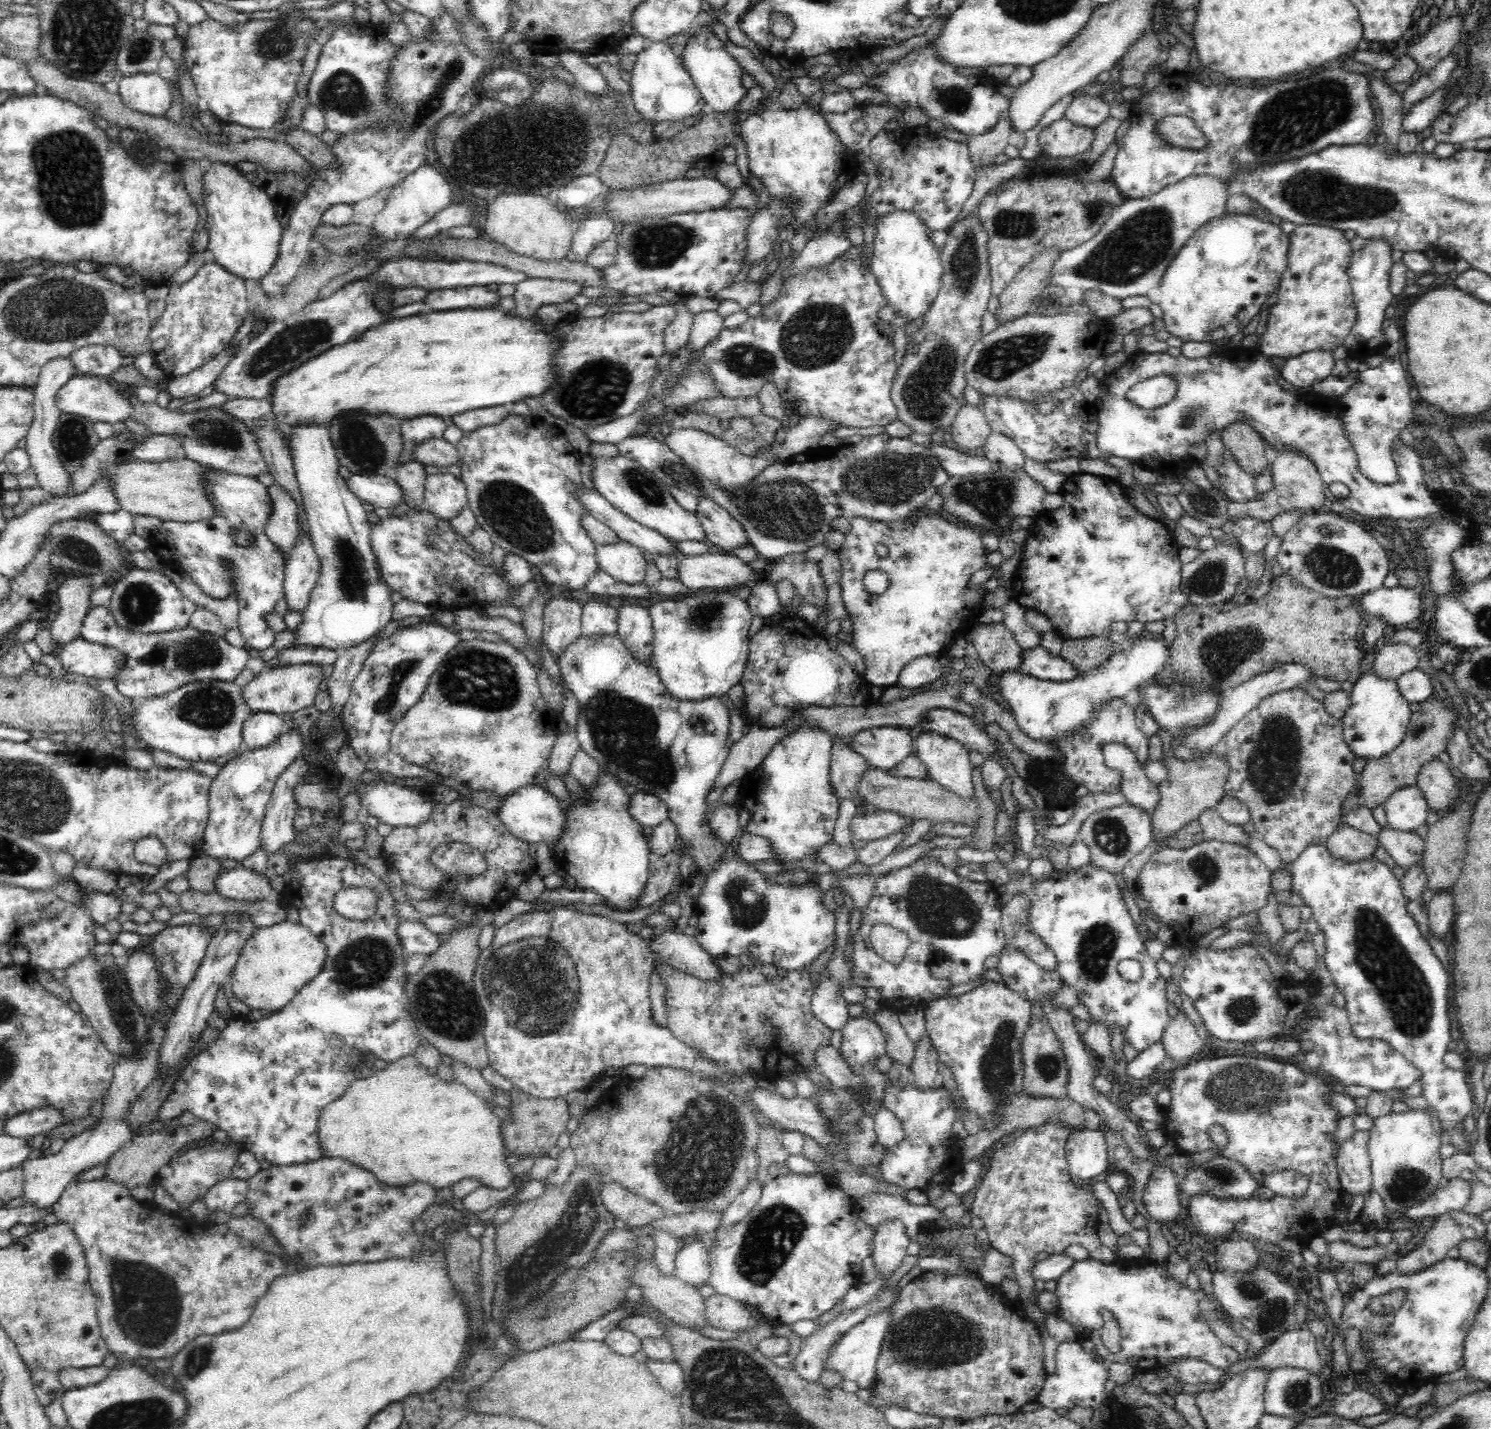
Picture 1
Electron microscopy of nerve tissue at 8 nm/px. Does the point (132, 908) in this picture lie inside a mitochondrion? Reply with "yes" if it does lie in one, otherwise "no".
no

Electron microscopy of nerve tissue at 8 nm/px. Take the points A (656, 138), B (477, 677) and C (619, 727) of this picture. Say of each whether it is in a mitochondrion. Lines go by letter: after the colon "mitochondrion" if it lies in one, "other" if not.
A: other
B: mitochondrion
C: mitochondrion

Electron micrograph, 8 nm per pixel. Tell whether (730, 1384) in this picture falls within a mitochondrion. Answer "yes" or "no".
yes

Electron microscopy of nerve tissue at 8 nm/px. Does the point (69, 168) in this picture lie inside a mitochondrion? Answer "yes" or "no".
yes

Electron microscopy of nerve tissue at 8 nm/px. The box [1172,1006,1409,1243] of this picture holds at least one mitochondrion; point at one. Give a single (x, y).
(1241, 1089)

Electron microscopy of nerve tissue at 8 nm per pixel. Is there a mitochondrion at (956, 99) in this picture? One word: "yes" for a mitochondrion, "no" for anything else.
yes

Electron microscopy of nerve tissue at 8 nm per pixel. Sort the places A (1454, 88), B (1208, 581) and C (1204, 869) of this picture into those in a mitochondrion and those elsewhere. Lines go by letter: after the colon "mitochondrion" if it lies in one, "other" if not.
A: other
B: mitochondrion
C: mitochondrion

